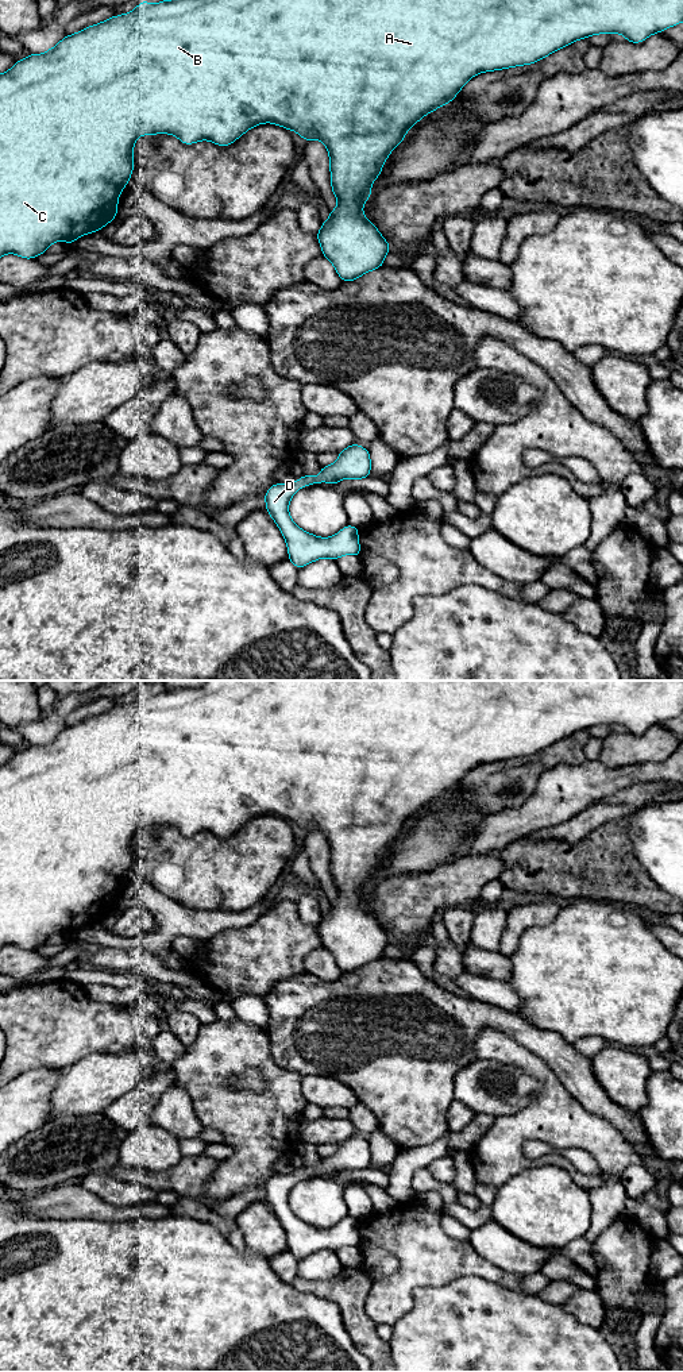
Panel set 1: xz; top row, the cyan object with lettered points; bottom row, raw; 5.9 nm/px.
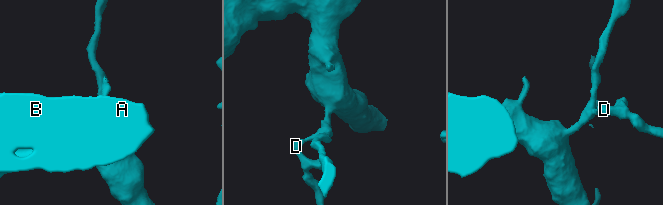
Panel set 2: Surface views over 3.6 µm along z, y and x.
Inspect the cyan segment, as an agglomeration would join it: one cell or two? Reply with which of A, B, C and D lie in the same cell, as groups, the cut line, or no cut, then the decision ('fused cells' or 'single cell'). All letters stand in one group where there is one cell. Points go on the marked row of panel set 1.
A B C D | no cut | single cell

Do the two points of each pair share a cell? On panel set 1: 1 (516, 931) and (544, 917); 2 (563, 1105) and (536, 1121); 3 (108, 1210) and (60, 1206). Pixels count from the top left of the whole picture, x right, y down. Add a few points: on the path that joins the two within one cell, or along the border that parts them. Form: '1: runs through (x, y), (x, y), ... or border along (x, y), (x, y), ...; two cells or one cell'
1: runs through (523, 924), (529, 917), (537, 917); one cell
2: runs through (556, 1112), (543, 1120); one cell
3: runs through (96, 1209), (91, 1206), (72, 1206); one cell

